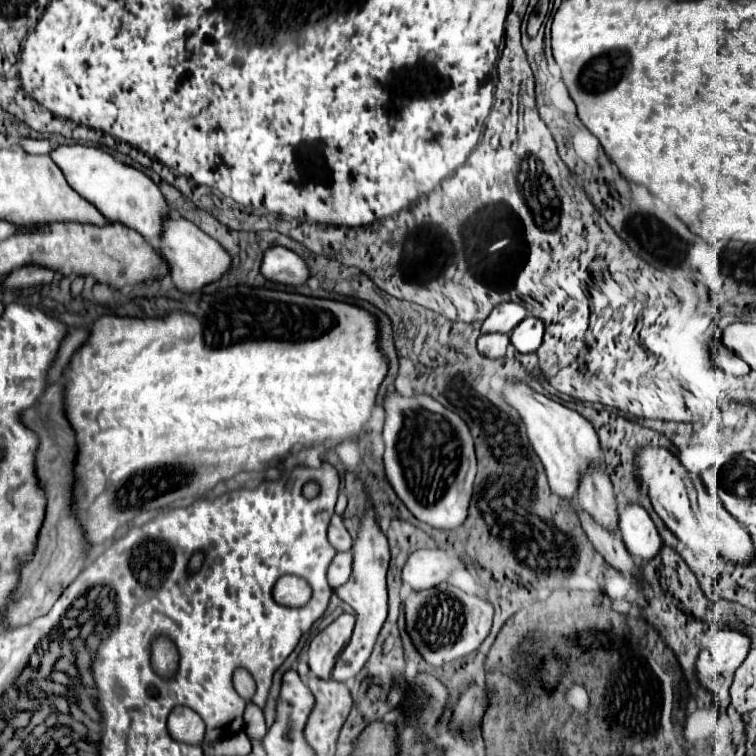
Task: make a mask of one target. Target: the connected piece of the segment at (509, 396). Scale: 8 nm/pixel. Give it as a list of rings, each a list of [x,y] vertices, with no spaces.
[[[506,381],[502,399],[520,415],[528,441],[546,469],[552,491],[564,499],[574,499],[580,471],[590,463],[600,463],[600,443],[592,423],[558,401],[536,393],[528,383],[522,381]]]

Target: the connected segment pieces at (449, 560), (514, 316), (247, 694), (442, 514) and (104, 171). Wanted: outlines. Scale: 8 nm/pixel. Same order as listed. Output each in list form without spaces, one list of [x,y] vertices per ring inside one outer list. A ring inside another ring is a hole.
[[[418,549],[408,557],[402,569],[402,583],[410,585],[412,589],[436,587],[438,583],[446,581],[448,573],[462,567],[464,563],[460,559],[450,557],[442,549]]]
[[[504,301],[494,307],[490,317],[482,325],[482,333],[512,333],[518,323],[528,317],[528,309],[514,301]]]
[[[236,671],[236,675],[234,675],[234,687],[236,687],[236,691],[238,691],[244,699],[250,699],[250,697],[252,697],[254,683],[252,683],[252,677],[248,677],[246,671]]]
[[[394,393],[388,395],[384,407],[384,467],[392,489],[418,521],[436,529],[458,529],[468,517],[476,475],[476,455],[468,427],[456,413],[428,395],[406,399]]]
[[[60,145],[52,151],[52,161],[58,163],[68,185],[84,199],[92,201],[108,221],[124,223],[130,229],[136,229],[146,241],[156,241],[156,235],[160,235],[160,215],[168,215],[170,209],[164,203],[164,195],[160,193],[158,185],[150,177],[116,161],[110,153],[98,147]]]

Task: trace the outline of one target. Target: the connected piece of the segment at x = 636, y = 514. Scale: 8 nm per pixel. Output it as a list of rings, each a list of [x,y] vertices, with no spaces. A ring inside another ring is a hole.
[[[638,503],[618,507],[618,531],[628,551],[640,559],[652,559],[662,545],[650,515]]]

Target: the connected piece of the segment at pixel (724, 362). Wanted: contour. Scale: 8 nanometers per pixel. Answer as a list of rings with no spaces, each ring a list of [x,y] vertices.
[[[716,349],[714,351],[714,363],[716,367],[720,367],[724,373],[730,373],[730,375],[748,375],[750,373],[750,367],[748,363],[744,363],[740,357],[732,355],[732,353],[722,353],[722,349]]]

